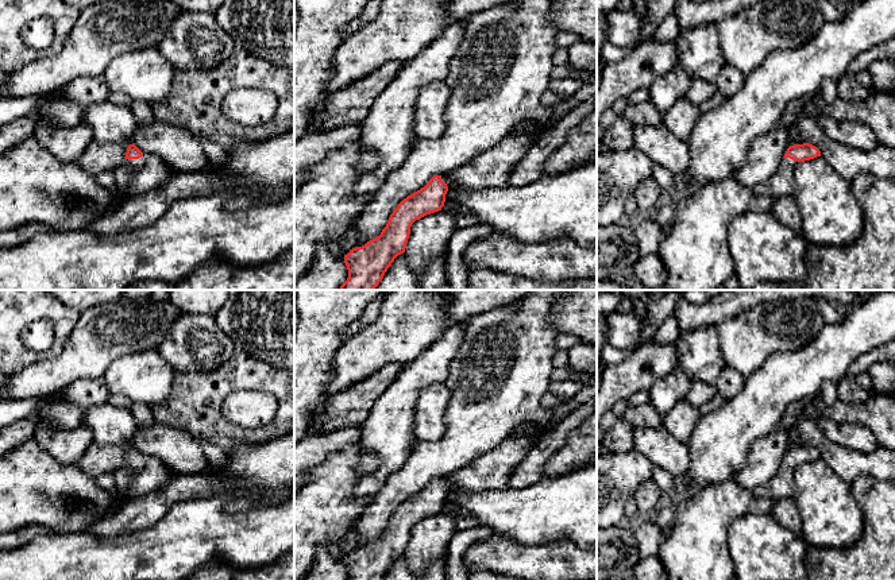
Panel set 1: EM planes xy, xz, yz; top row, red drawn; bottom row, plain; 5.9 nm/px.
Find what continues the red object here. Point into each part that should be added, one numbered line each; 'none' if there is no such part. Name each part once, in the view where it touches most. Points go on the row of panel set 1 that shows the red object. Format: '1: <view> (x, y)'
1: xy (141, 176)

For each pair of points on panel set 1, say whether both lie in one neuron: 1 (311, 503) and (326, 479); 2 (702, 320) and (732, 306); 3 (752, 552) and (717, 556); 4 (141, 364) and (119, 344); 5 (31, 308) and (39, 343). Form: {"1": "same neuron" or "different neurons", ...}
{"1": "same neuron", "2": "same neuron", "3": "different neurons", "4": "different neurons", "5": "different neurons"}

